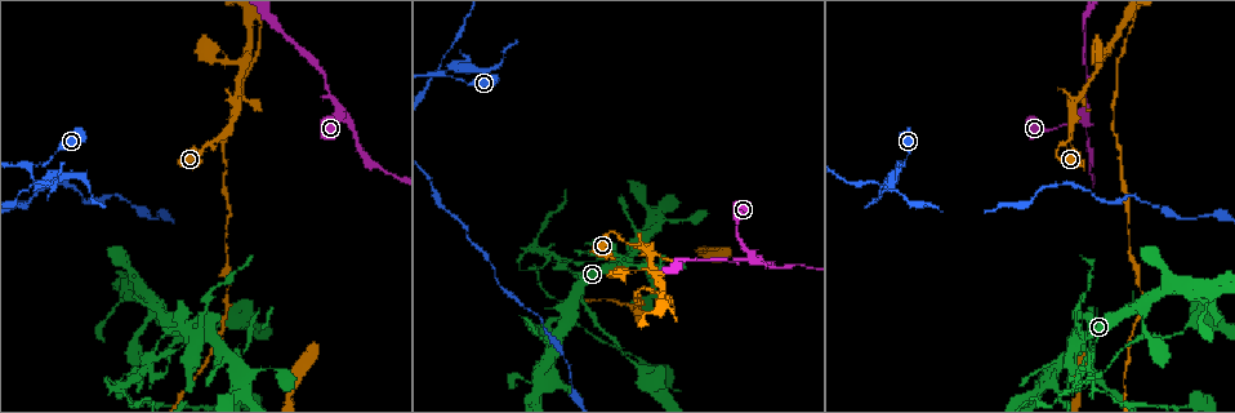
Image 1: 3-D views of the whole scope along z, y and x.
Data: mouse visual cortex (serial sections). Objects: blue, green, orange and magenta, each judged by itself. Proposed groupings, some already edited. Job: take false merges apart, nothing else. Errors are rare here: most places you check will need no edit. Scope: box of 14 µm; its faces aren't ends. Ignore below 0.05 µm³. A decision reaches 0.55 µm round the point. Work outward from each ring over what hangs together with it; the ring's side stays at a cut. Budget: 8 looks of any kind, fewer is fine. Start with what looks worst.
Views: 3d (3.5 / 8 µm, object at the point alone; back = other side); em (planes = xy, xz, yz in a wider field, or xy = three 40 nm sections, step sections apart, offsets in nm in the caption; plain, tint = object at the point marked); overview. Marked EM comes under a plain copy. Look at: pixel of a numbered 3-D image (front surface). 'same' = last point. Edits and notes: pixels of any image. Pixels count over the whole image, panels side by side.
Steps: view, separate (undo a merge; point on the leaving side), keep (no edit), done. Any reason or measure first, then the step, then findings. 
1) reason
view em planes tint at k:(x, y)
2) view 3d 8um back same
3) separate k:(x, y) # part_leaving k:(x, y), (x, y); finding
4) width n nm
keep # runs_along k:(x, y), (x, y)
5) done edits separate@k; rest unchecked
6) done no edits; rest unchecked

abrupt turn
view 3d 8um at 1:(1087, 364)

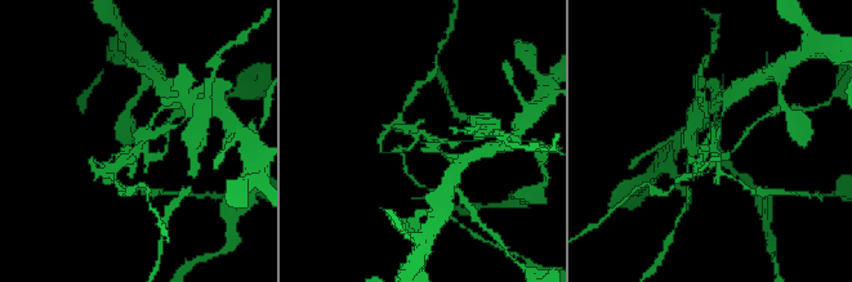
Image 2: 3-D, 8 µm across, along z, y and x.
view 3d 3.5um at 2:(142, 143)

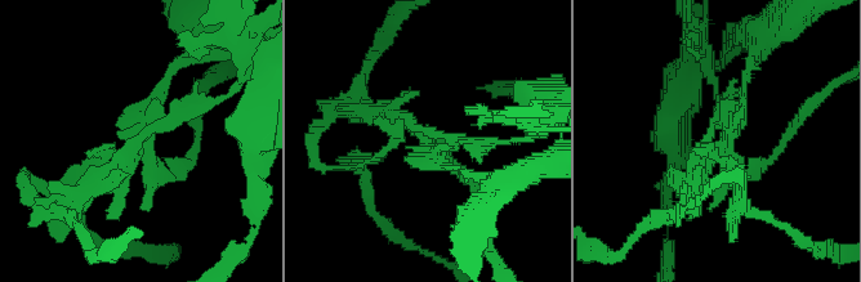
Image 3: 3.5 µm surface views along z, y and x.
need the tissue
view em planes tint at 3:(430, 145)

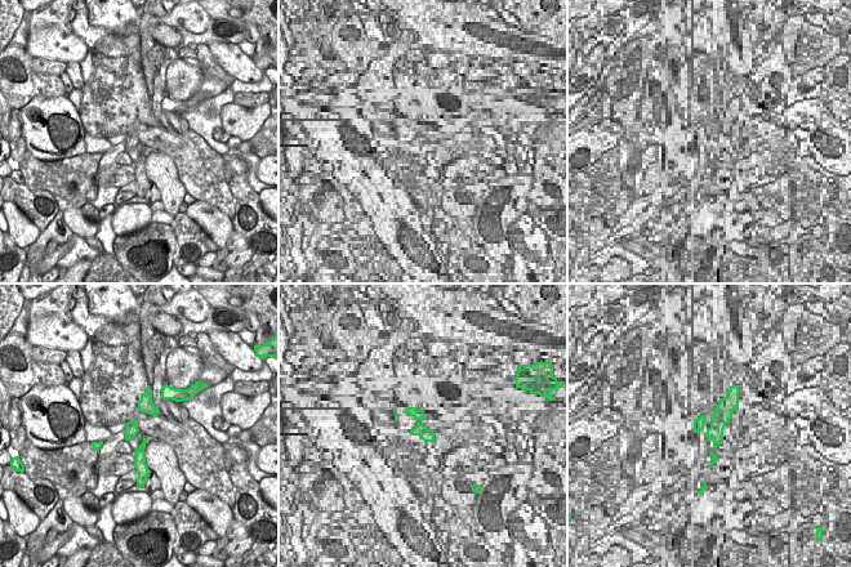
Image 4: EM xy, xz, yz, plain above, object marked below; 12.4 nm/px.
separate 3:(725, 184) # part_leaving 3:(727, 151), (750, 174), (789, 130); a second cell is stuck on

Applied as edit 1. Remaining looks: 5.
narrows sharply
view 3d 3.5um back at 1:(1092, 364)

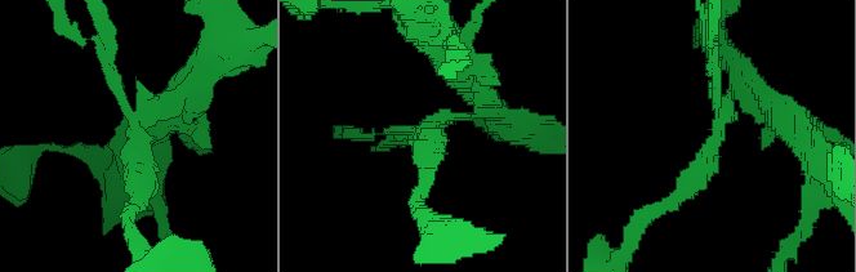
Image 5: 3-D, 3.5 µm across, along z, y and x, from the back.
separate 5:(717, 126) # part_leaving 5:(729, 103), (707, 163), (669, 203); a second cell is stuck on

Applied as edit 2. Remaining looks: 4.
four-way junction
view 3d 3.5um at 1:(1125, 19)

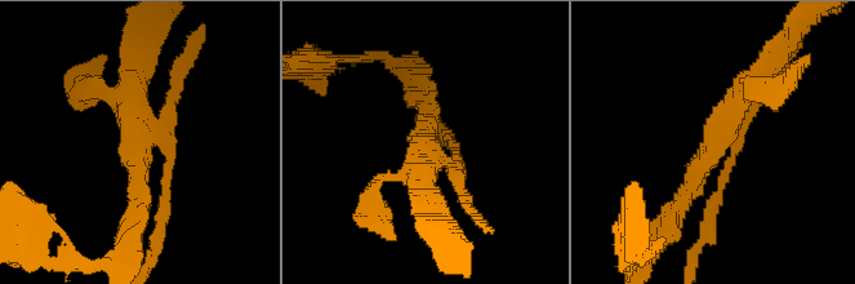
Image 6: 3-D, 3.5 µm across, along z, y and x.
arms 4; arm_widths 100, 150, 200, 200 nm
view em xy step 1 tint at 6:(140, 138)

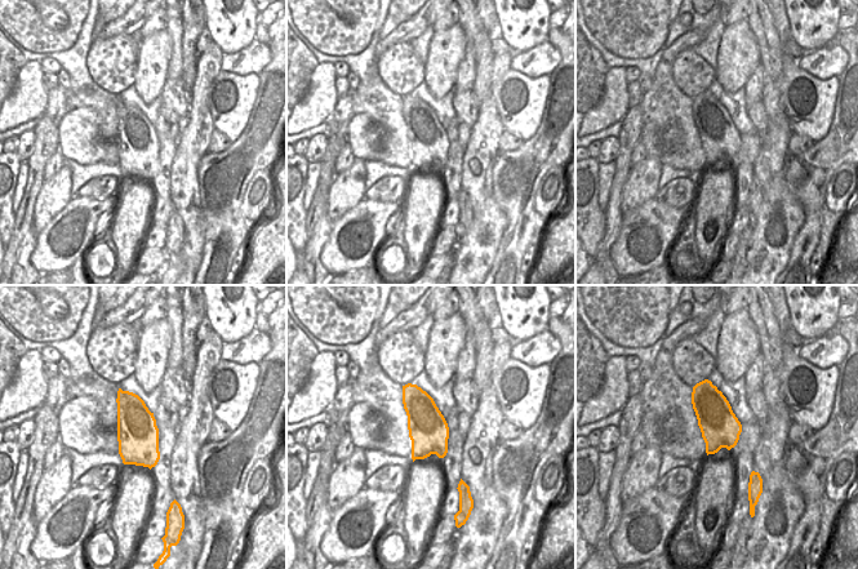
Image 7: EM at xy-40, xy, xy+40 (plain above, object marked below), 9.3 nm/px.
width 380 nm
separate 6:(177, 88) # part_leaving 6:(164, 142), (168, 181), (156, 253); two cells meet here

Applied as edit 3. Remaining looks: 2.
done edits separate@3, separate@5, separate@6; rest unchecked

